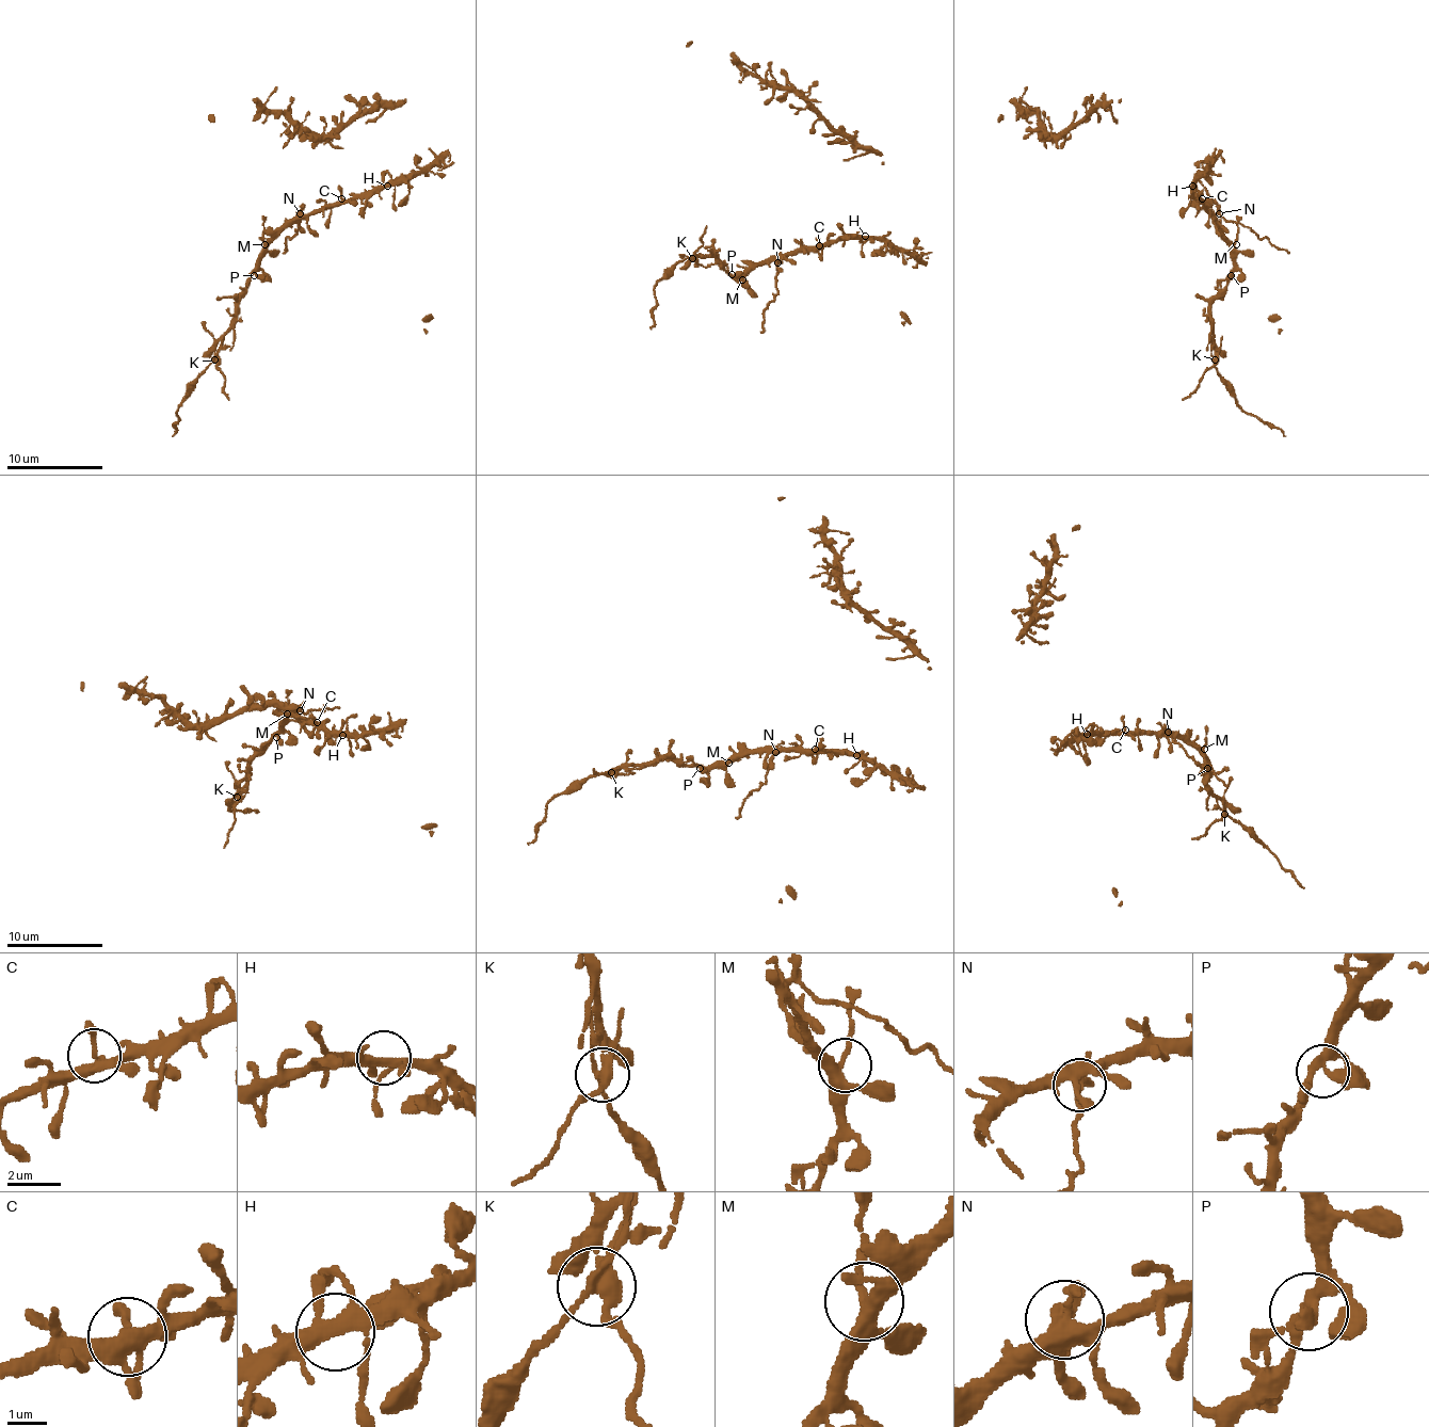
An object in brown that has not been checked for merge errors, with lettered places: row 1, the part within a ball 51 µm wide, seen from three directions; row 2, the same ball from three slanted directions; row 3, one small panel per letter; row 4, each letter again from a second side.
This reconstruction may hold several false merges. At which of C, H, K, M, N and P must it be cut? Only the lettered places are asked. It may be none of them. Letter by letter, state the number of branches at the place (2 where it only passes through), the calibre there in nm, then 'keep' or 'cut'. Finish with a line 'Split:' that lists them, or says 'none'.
C: 4 | 280 nm | keep
H: 6 | 360 nm | keep
K: 5 | 280 nm | cut
M: 4 | 340 nm | keep
N: 4 | 320 nm | cut
P: 4 | 320 nm | keep
Split: K, N

